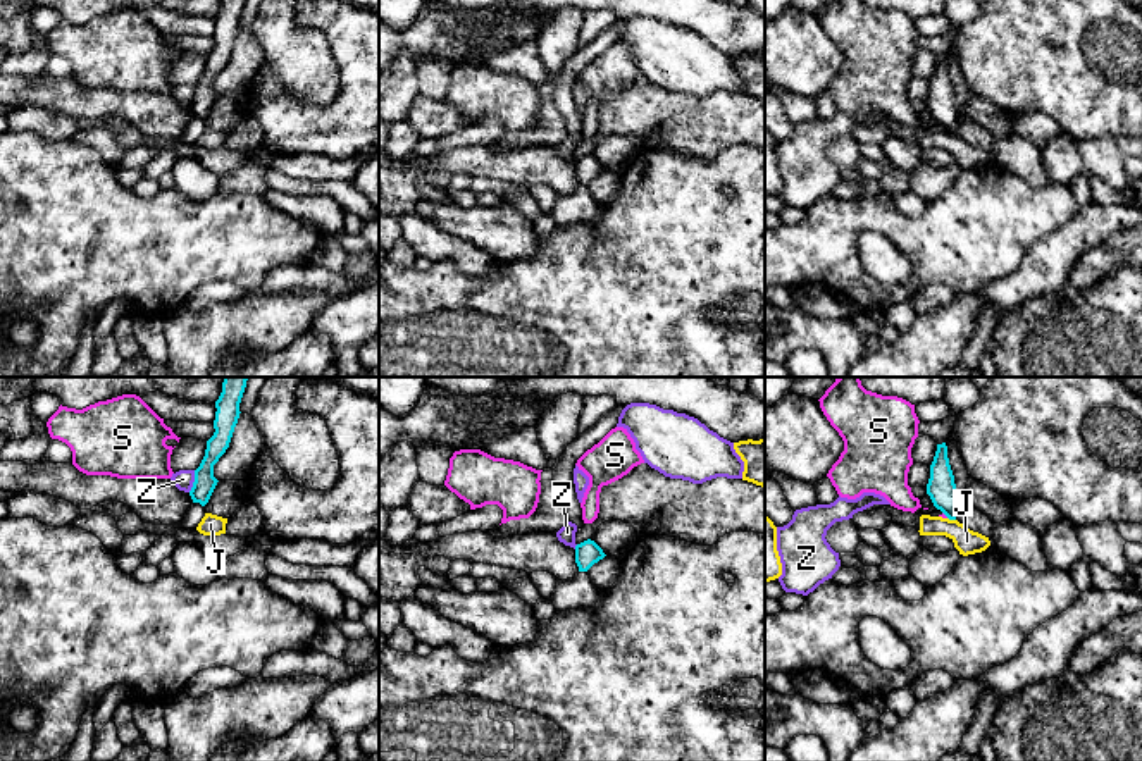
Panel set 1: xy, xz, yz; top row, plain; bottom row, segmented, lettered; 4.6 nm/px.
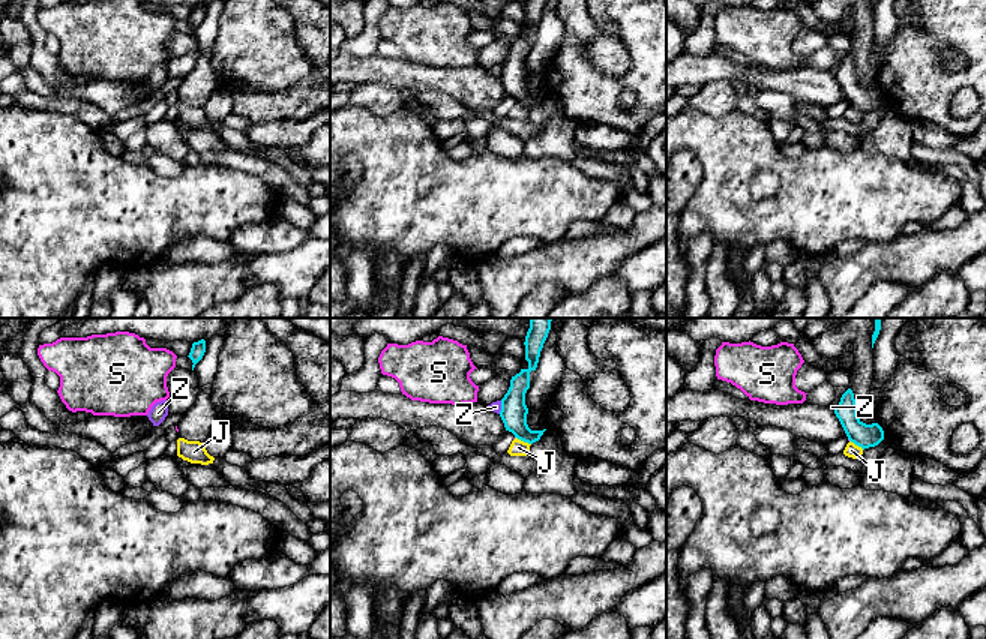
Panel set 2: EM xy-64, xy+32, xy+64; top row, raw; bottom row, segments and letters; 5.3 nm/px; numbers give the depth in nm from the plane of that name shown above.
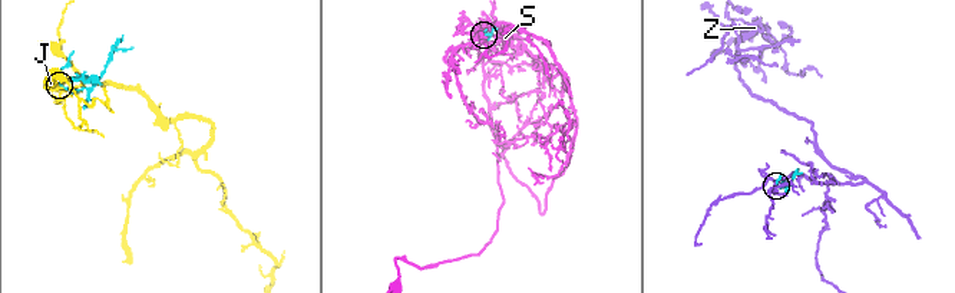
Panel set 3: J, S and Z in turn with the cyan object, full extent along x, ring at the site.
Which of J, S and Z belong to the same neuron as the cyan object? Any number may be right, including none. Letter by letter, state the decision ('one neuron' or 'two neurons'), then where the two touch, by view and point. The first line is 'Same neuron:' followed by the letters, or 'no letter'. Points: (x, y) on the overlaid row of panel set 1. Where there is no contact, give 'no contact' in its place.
Same neuron: no letter
J: two neurons; contact yz (951, 519)
S: two neurons; contact yz (946, 515)
Z: two neurons; contact xy (195, 481)

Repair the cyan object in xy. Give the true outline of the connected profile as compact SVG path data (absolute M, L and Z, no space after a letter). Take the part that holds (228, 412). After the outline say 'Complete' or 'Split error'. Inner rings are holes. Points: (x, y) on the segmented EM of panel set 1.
M224 377L222 393L215 401L214 436L207 441L205 456L195 470L195 482L189 491L193 503L205 506L217 486L214 465L229 448L234 427L239 418L239 403L246 387L248 377Z. Complete

